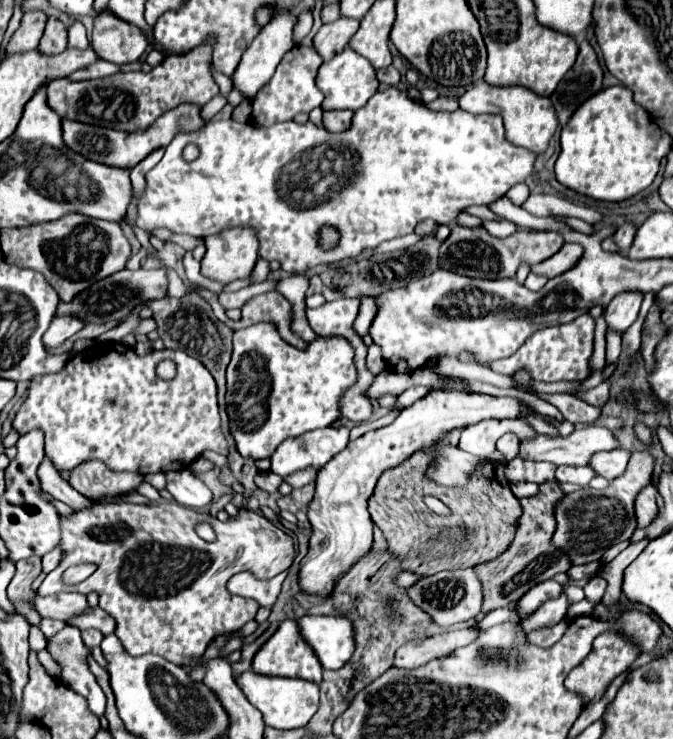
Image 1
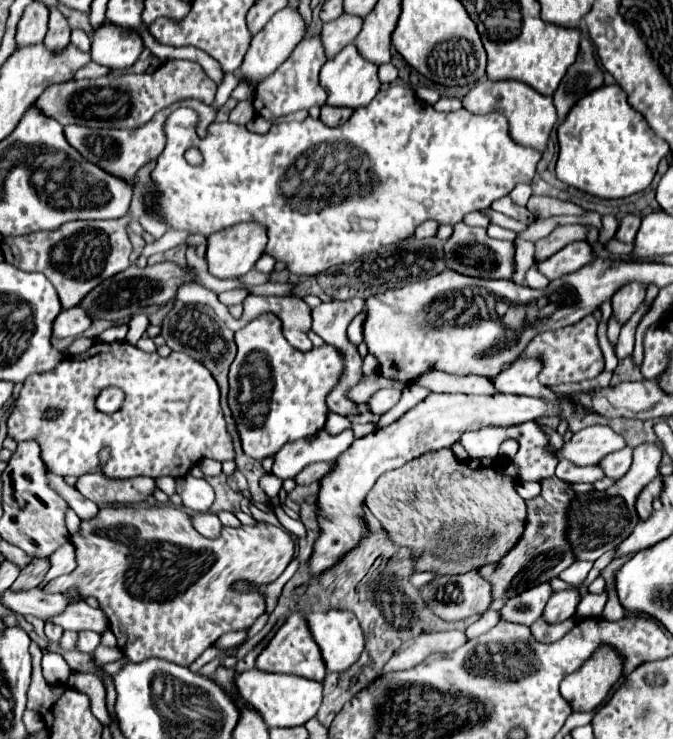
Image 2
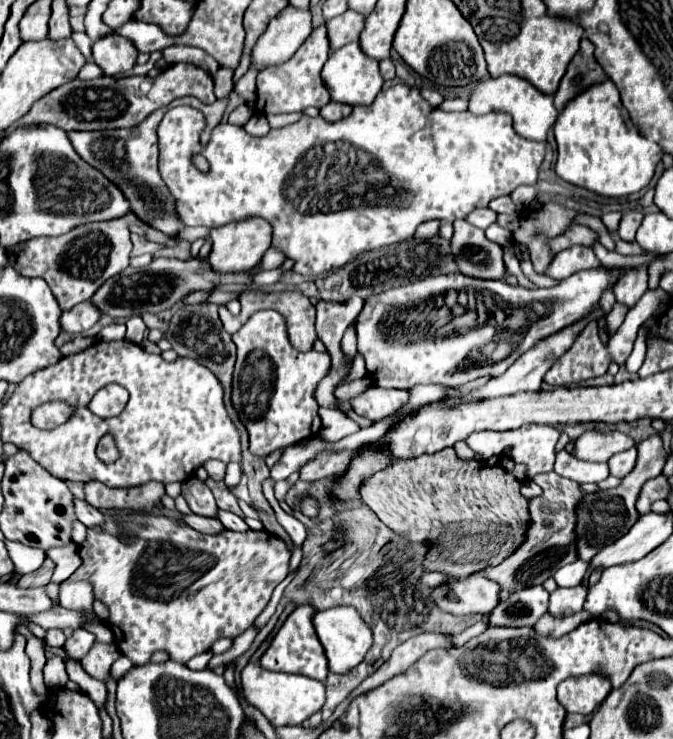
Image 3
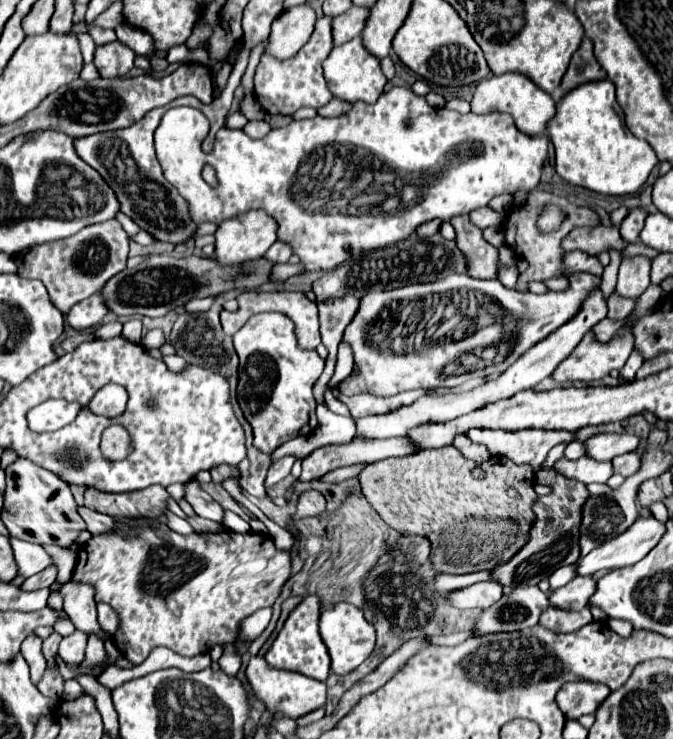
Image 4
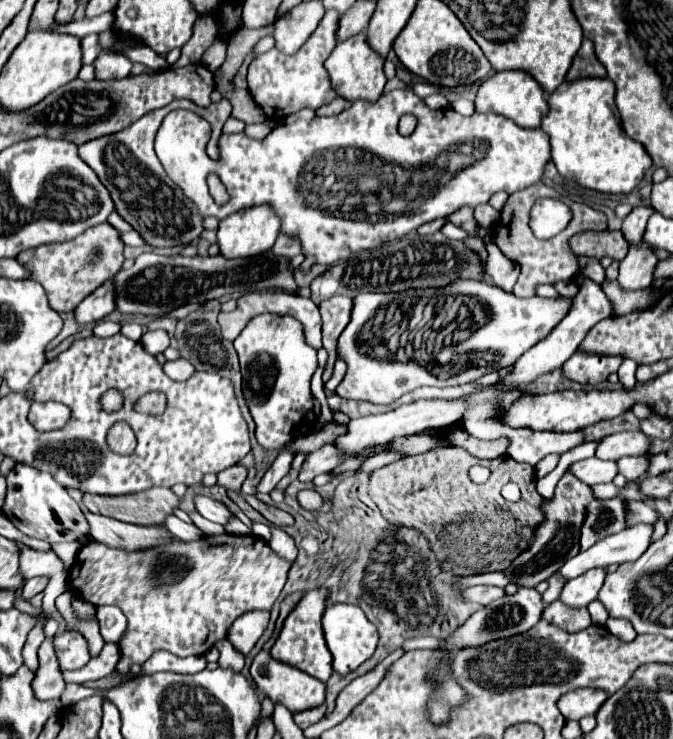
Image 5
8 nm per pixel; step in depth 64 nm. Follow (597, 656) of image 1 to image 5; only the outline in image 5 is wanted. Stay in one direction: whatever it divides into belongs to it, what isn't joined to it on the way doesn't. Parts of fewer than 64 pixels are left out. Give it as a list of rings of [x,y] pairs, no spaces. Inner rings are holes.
[[[580,688],[576,692],[564,694],[558,702],[558,708],[566,720],[580,720],[584,716],[596,714],[598,708],[604,704],[604,700],[606,700],[606,692]]]

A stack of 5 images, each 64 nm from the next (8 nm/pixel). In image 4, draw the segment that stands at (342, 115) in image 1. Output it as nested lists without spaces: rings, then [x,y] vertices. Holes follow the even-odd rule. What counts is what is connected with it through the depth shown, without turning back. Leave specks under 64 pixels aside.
[[[334,98],[334,100],[328,102],[326,106],[322,106],[322,108],[318,110],[318,114],[320,114],[320,116],[326,116],[326,118],[334,118],[334,116],[340,116],[340,114],[348,112],[350,108],[352,108],[350,102],[344,102],[344,100]]]

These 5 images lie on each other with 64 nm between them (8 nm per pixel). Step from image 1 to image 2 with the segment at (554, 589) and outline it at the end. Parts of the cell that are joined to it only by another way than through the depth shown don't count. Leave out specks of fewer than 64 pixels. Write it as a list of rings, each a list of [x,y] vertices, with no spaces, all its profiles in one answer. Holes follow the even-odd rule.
[[[546,582],[540,584],[540,586],[528,588],[522,594],[512,596],[500,608],[500,620],[532,626],[542,616],[544,606],[546,606],[546,602],[548,602],[550,596],[552,596],[552,588]]]

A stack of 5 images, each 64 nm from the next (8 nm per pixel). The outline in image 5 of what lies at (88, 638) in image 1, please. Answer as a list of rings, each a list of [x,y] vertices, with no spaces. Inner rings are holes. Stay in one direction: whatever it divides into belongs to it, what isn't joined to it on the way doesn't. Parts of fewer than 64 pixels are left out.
[[[62,632],[54,636],[54,652],[58,658],[58,666],[62,672],[78,670],[88,664],[92,658],[88,652],[88,642],[80,632]]]

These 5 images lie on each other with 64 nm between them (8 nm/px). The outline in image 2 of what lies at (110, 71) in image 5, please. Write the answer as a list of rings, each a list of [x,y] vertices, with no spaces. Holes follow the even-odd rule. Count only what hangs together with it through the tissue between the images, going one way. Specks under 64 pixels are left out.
[[[104,24],[92,36],[92,60],[110,70],[130,68],[138,60],[142,48],[140,36],[126,28],[112,28],[112,24]]]

